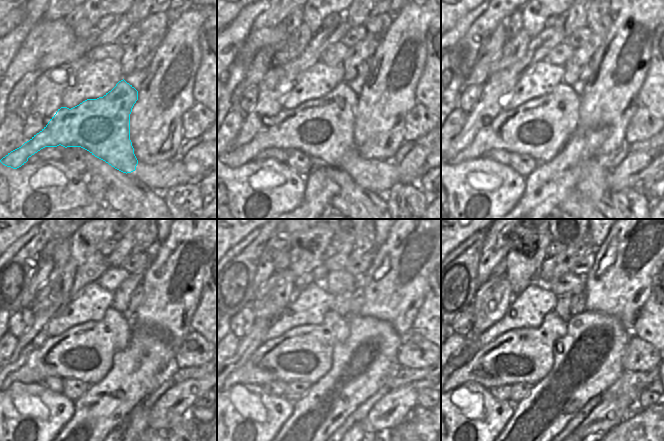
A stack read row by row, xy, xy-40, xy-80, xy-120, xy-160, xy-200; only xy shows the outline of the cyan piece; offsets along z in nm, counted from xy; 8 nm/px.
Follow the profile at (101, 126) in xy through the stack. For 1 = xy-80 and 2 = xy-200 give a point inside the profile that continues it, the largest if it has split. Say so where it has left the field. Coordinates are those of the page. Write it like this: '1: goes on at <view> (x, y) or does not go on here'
1: goes on at xy-80 (540, 127)
2: goes on at xy-200 (521, 355)

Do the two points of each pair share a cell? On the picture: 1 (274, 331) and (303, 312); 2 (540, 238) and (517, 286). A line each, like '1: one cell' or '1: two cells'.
1: one cell
2: one cell

